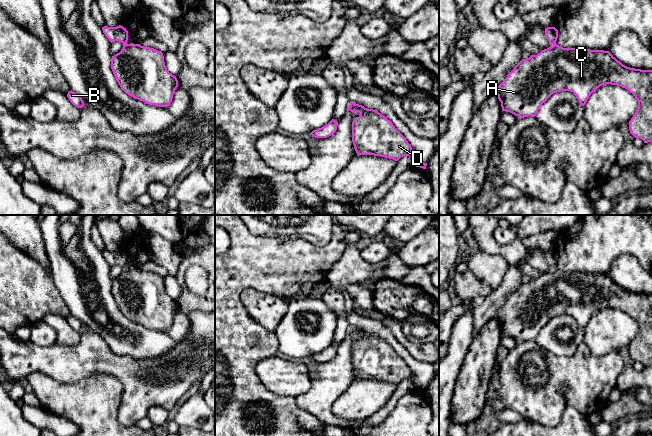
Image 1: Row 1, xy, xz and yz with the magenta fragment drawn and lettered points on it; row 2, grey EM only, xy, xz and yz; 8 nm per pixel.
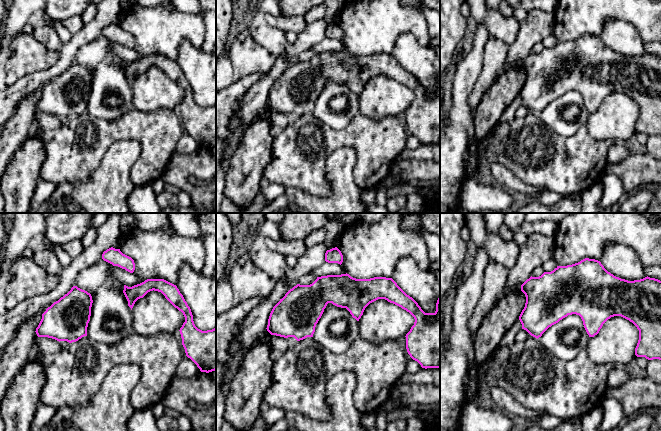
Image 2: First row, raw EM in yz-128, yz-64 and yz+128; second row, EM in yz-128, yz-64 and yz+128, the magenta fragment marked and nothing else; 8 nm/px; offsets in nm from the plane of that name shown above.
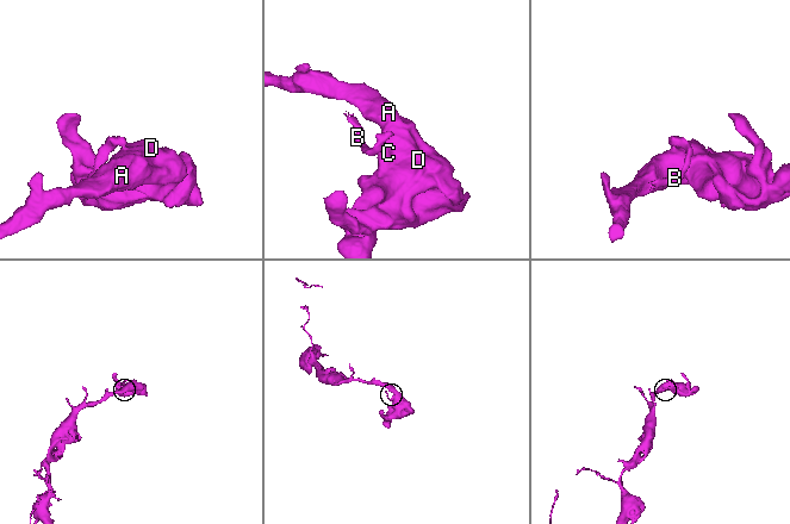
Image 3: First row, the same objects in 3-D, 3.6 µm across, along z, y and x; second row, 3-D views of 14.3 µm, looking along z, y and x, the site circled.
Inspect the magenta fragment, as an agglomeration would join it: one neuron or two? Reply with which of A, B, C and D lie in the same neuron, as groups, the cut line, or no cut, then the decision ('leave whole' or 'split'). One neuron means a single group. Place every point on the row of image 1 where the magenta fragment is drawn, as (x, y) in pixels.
A C D / B | xy (124, 43), (126, 44) | split

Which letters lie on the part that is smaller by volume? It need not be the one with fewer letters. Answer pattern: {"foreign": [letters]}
{"foreign": ["B"]}

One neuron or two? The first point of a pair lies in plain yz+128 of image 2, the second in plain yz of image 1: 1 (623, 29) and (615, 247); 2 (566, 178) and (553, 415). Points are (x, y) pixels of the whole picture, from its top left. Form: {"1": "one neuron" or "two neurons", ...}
{"1": "two neurons", "2": "one neuron"}

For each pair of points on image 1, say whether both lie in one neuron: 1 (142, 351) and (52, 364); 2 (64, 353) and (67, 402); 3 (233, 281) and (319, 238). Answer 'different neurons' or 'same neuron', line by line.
1: different neurons
2: different neurons
3: different neurons

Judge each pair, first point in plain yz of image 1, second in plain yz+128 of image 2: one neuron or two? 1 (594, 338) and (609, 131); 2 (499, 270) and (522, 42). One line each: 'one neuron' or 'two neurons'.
1: one neuron
2: two neurons

